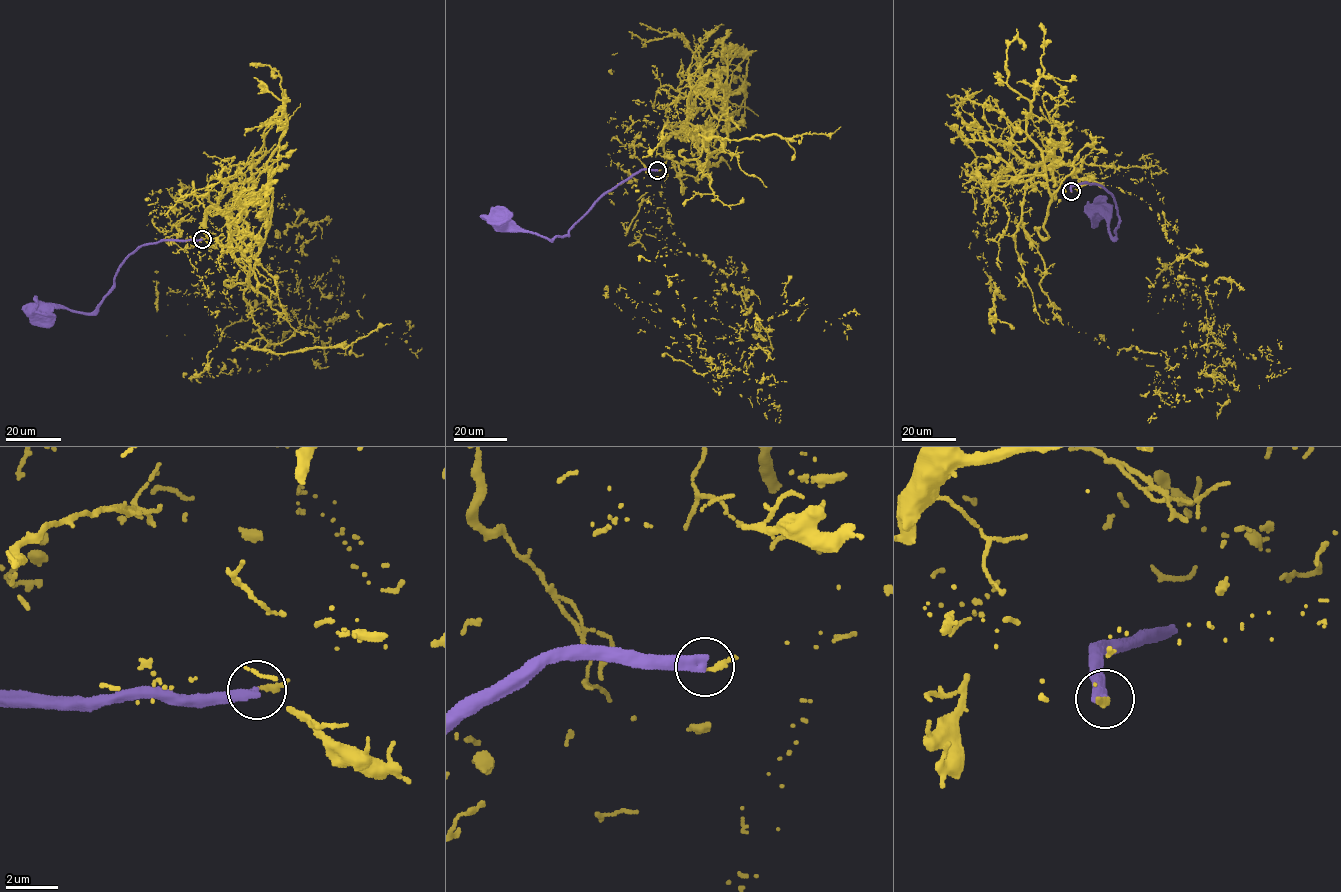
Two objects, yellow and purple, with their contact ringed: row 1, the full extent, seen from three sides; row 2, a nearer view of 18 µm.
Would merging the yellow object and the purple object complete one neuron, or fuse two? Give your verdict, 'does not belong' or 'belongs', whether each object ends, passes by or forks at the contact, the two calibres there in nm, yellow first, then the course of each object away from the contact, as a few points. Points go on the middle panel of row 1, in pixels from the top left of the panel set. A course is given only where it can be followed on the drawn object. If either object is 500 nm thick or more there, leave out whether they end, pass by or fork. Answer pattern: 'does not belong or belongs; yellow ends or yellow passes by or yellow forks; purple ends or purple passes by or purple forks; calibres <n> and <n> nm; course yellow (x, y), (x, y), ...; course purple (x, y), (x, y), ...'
belongs; yellow ends; purple ends; calibres 190 and 400 nm; course yellow (657, 171), (668, 157), (636, 136), (675, 234), (741, 294), (749, 366), (711, 370), (637, 185); course purple (657, 171), (642, 169), (603, 193), (563, 238), (551, 240), (525, 232), (508, 220), (498, 220)

